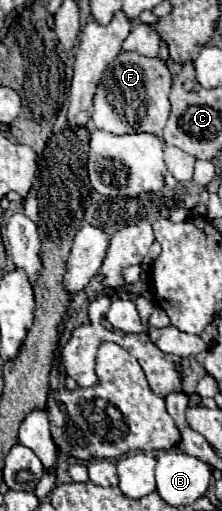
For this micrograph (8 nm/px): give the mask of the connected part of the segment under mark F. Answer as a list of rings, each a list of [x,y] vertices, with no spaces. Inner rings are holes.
[[[121,51],[105,69],[93,101],[93,125],[97,129],[123,133],[153,133],[161,139],[161,131],[169,117],[169,91],[173,77],[159,57],[145,57]]]

